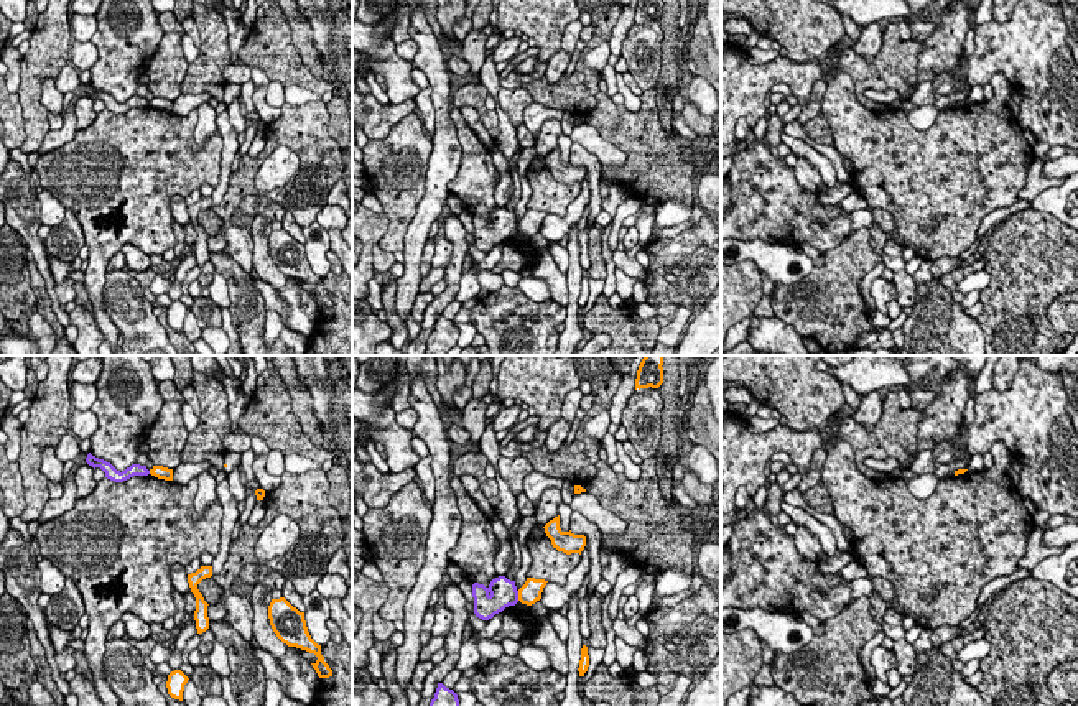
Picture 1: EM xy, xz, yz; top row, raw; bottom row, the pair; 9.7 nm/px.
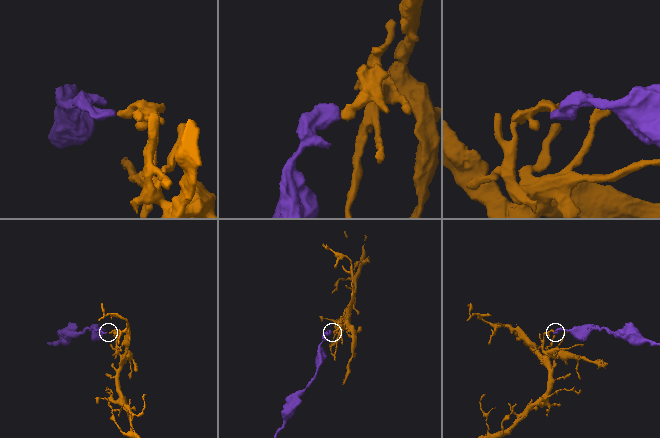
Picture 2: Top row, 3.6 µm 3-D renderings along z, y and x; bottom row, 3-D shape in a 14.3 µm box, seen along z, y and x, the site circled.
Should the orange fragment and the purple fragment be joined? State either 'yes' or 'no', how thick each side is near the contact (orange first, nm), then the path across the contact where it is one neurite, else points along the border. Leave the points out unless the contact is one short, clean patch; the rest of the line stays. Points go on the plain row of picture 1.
no; calibres 200 and 260 nm; border xz (517, 222), (519, 231)

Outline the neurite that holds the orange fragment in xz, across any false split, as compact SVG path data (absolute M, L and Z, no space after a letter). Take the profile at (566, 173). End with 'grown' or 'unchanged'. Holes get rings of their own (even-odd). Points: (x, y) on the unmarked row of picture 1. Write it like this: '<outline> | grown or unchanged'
M560 146L550 151L545 158L546 168L551 171L553 179L558 183L563 183L566 186L579 184L586 178L586 168L584 166L574 166L571 161L563 163L560 160Z | unchanged

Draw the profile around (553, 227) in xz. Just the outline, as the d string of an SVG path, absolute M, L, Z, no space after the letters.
M588 176L581 183L579 196L568 206L563 217L556 214L546 214L541 224L541 235L550 242L560 242L569 230L573 224L583 217L584 207L589 204L589 184Z

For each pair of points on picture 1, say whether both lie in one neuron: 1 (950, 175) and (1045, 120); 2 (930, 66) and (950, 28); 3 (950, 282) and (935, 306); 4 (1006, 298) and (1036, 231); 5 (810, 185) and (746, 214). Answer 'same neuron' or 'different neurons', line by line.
1: different neurons
2: same neuron
3: different neurons
4: same neuron
5: different neurons

